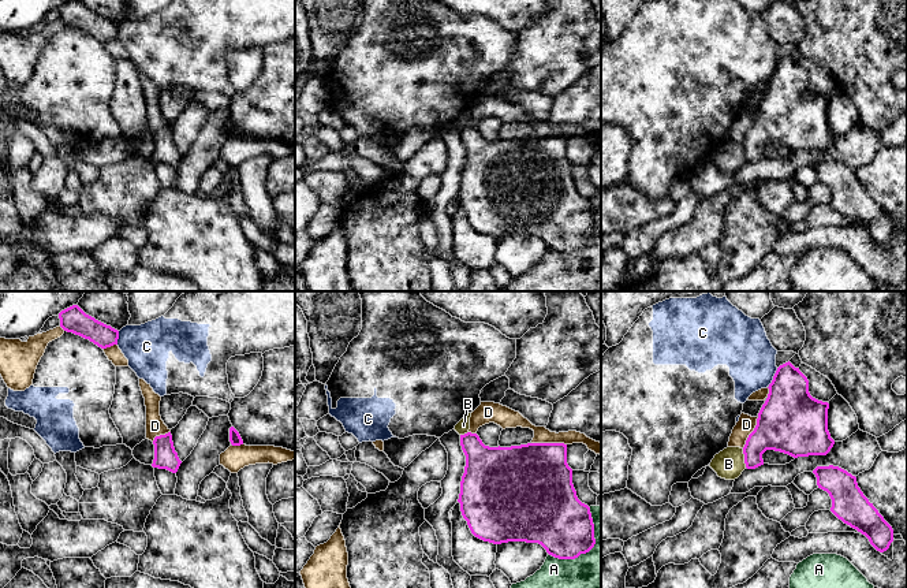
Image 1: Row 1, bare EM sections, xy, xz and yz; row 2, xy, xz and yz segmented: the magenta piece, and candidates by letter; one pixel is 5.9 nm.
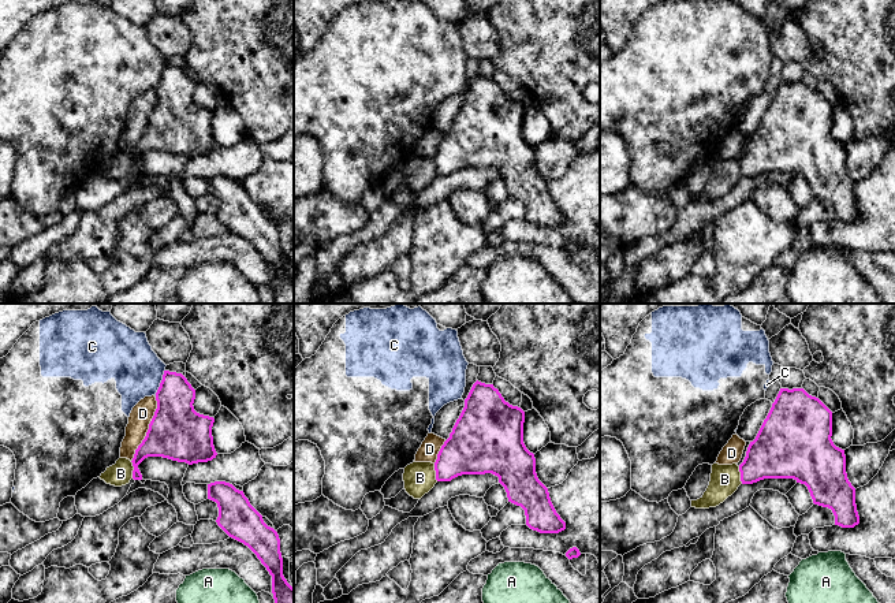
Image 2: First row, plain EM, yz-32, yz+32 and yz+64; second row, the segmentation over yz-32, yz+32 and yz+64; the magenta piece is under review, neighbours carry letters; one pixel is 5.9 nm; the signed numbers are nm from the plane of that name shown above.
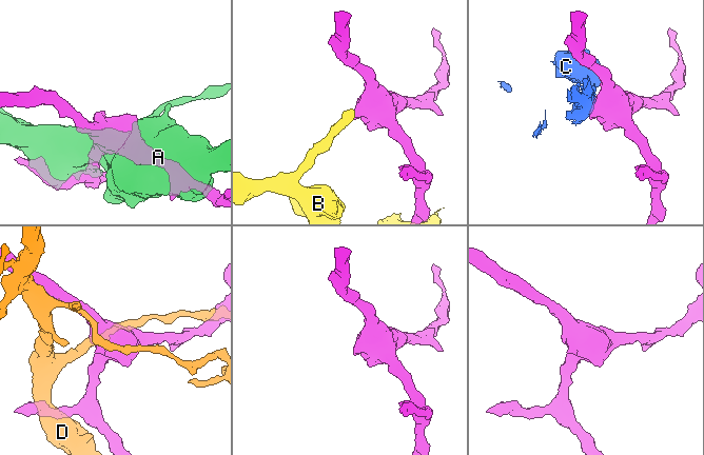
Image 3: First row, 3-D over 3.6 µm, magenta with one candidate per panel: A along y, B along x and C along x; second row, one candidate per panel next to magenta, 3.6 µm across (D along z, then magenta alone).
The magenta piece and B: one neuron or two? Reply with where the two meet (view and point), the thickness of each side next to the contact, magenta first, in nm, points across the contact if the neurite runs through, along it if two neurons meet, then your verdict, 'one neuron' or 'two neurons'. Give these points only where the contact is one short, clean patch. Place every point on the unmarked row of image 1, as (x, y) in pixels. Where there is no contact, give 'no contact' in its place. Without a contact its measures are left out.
contact yz (745, 152); calibres 240 and 180 nm; border yz (742, 142), (746, 160); two neurons

